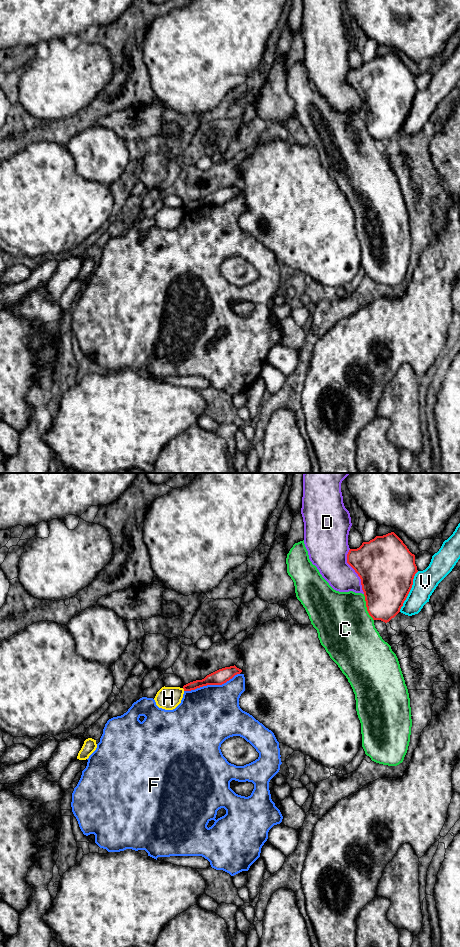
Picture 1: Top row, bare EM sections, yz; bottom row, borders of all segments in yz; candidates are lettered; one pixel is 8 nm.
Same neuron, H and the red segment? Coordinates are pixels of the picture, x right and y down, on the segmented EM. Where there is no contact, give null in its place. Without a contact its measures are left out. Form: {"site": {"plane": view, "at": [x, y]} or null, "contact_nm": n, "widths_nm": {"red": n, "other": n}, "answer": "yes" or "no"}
{"site": {"plane": "yz", "at": [183, 688]}, "contact_nm": 30, "widths_nm": {"red": 100, "other": 190}, "answer": "no"}

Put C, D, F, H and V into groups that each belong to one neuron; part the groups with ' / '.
C D / F / H / V

